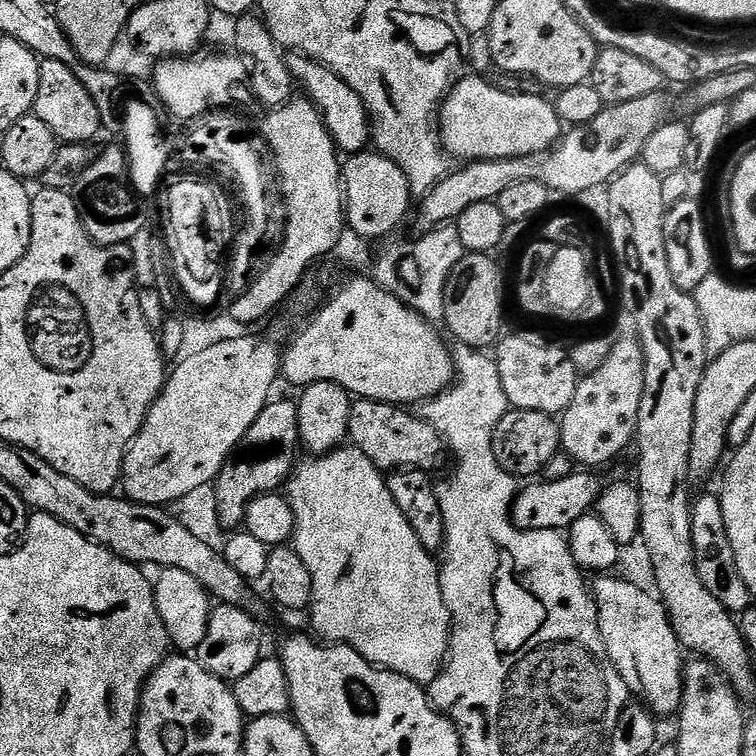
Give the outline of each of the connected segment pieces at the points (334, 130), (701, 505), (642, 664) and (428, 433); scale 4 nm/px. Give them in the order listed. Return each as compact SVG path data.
M295 50L289 51L286 59L293 80L301 89L304 87L303 95L316 105L337 149L344 154L365 151L370 144L370 117L360 95L341 76L334 74L334 70L317 60L311 60Z
M719 495L704 496L692 506L692 541L694 558L698 566L698 578L706 585L706 590L726 606L726 610L739 614L753 603L753 596L748 592L742 574L738 574L738 562L734 558L734 546L730 546L730 534L726 534L726 518L722 518L722 502Z
M600 574L595 580L596 585L593 583L590 591L596 598L598 630L610 662L614 662L618 674L622 674L629 693L639 698L653 716L675 717L684 700L686 660L680 657L680 640L668 621L668 611L651 591L648 593L628 580L619 580L616 574Z
M357 399L350 410L348 440L351 447L362 450L381 472L391 474L401 468L433 470L446 457L446 445L440 431L427 420L416 416L415 411L395 404L383 404L377 400Z

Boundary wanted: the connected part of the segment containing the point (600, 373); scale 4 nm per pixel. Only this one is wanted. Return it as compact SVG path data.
M639 339L616 340L610 358L594 370L594 374L580 376L574 402L560 420L561 449L577 465L588 470L600 470L603 464L620 456L636 439L638 410L644 393L644 350Z

